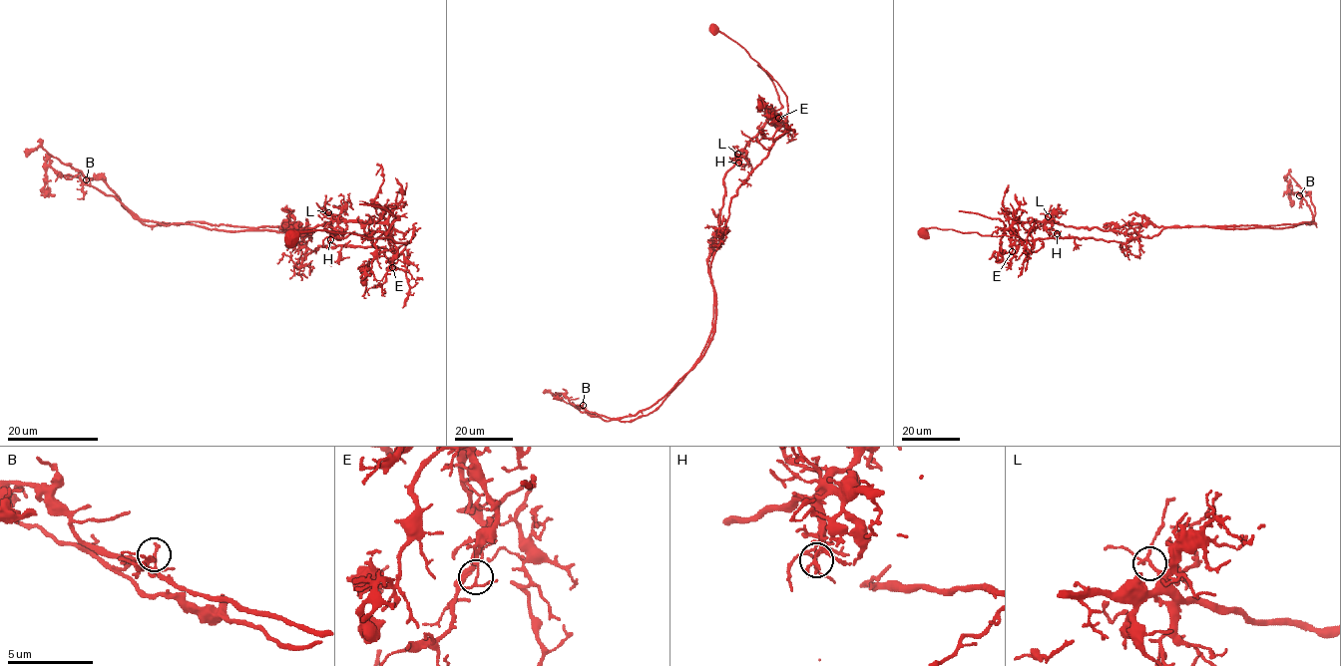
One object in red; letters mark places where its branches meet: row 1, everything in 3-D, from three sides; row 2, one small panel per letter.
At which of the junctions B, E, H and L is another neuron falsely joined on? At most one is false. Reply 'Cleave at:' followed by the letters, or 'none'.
Cleave at: E

